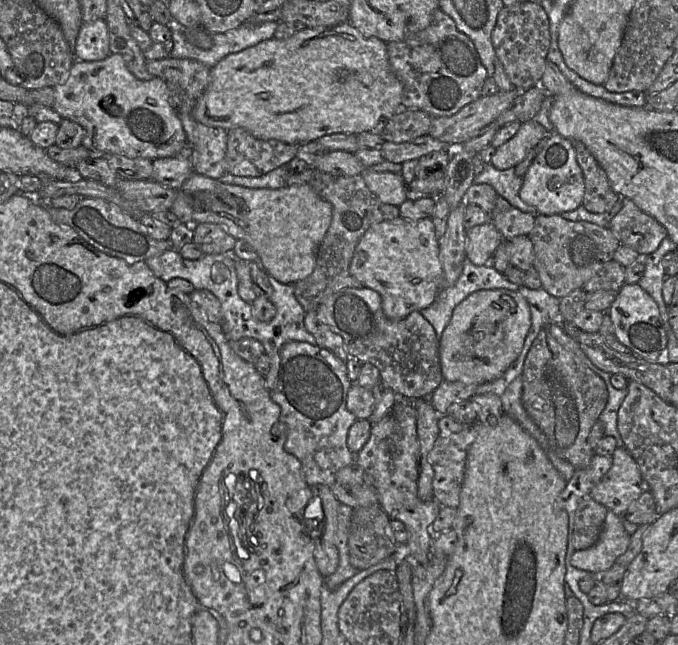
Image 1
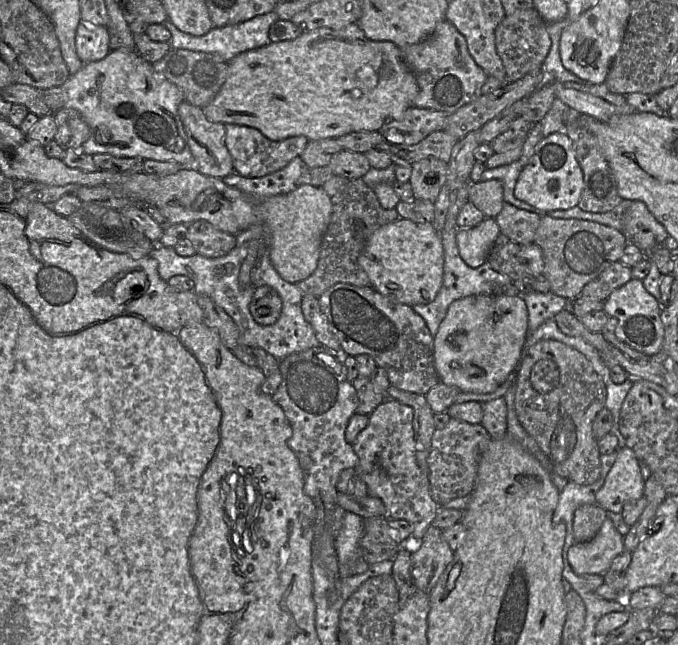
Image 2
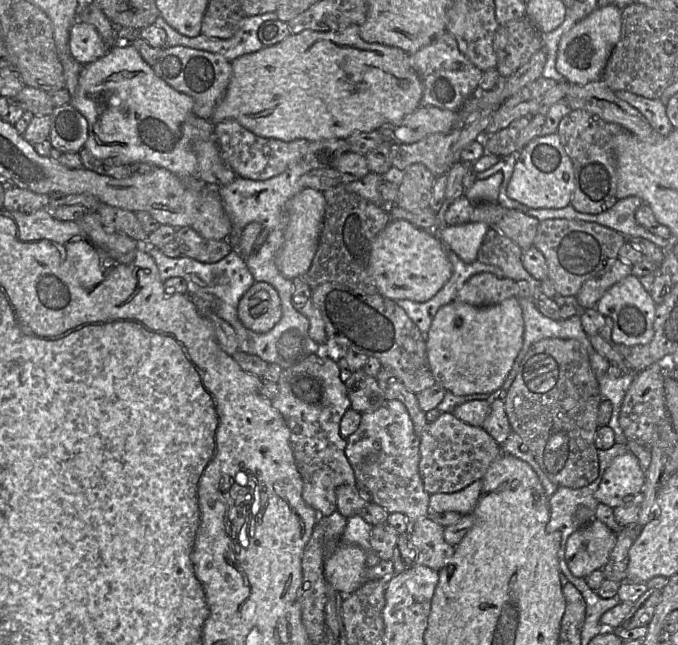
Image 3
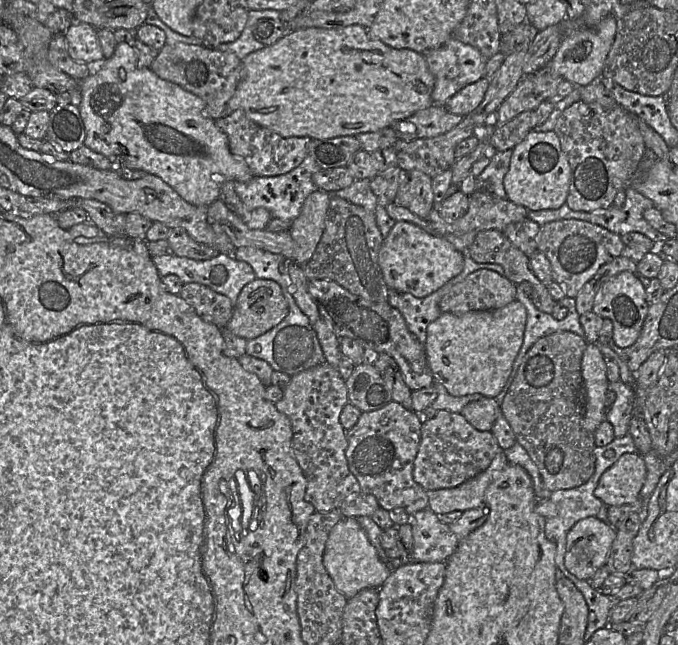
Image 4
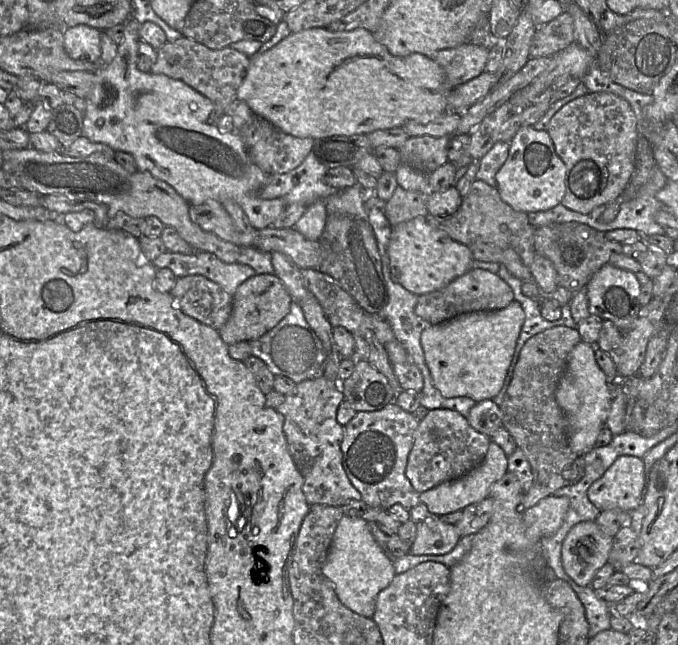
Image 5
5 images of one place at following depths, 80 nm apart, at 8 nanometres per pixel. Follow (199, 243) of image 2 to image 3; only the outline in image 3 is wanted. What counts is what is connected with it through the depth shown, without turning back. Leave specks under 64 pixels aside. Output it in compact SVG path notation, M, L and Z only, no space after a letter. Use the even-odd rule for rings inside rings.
M187 226L177 229L174 241L177 242L182 256L203 263L218 262L233 249L232 243L228 239L207 239Z

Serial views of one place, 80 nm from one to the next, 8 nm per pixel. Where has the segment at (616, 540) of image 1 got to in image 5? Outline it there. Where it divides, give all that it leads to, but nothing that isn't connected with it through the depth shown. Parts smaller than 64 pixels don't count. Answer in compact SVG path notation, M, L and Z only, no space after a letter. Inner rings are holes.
M595 521L574 525L562 544L562 566L579 586L591 586L599 569L608 563L613 537L602 532Z

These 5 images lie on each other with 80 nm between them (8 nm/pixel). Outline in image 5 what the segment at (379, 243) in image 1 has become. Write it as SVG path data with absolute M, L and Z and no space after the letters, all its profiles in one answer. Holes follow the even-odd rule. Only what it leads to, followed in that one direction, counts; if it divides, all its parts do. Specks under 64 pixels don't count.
M416 217L395 226L390 235L387 254L392 280L417 296L447 286L468 272L474 260L467 245L433 227L425 217Z

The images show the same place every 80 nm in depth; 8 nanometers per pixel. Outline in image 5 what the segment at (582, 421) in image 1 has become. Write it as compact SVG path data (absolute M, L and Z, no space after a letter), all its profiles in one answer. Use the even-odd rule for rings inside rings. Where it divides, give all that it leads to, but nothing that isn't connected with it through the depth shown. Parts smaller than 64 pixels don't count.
M556 326L529 338L523 345L511 382L500 406L503 427L527 457L533 472L531 488L525 492L519 511L534 506L559 488L578 483L585 473L583 456L572 452L568 423L555 397L572 349L581 342L577 328Z

